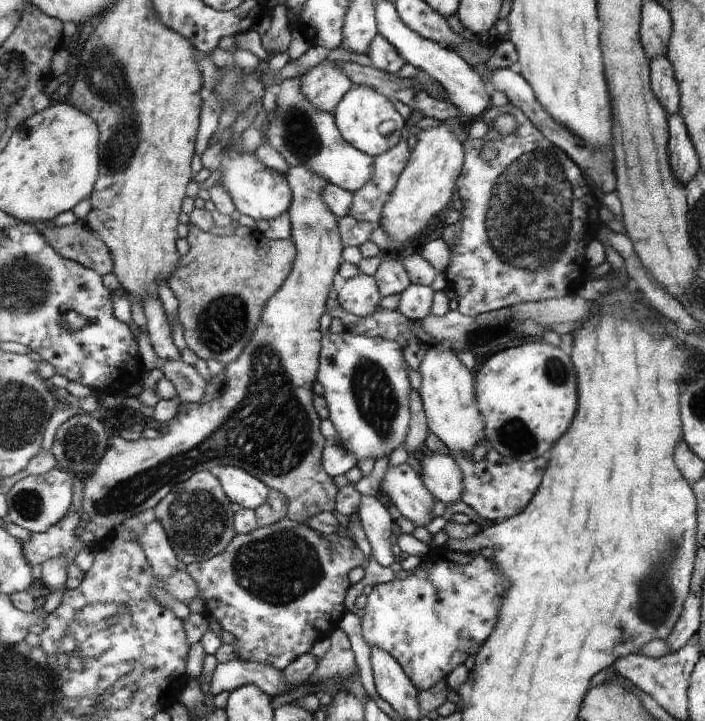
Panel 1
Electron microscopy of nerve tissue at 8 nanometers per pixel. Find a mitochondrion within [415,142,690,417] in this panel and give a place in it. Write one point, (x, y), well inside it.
(528, 215)

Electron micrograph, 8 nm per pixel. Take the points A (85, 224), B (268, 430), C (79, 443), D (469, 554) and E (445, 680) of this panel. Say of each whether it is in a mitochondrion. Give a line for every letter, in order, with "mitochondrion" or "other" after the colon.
A: other
B: mitochondrion
C: mitochondrion
D: other
E: other

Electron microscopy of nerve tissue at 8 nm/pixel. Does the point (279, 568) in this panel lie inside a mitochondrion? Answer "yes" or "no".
yes

